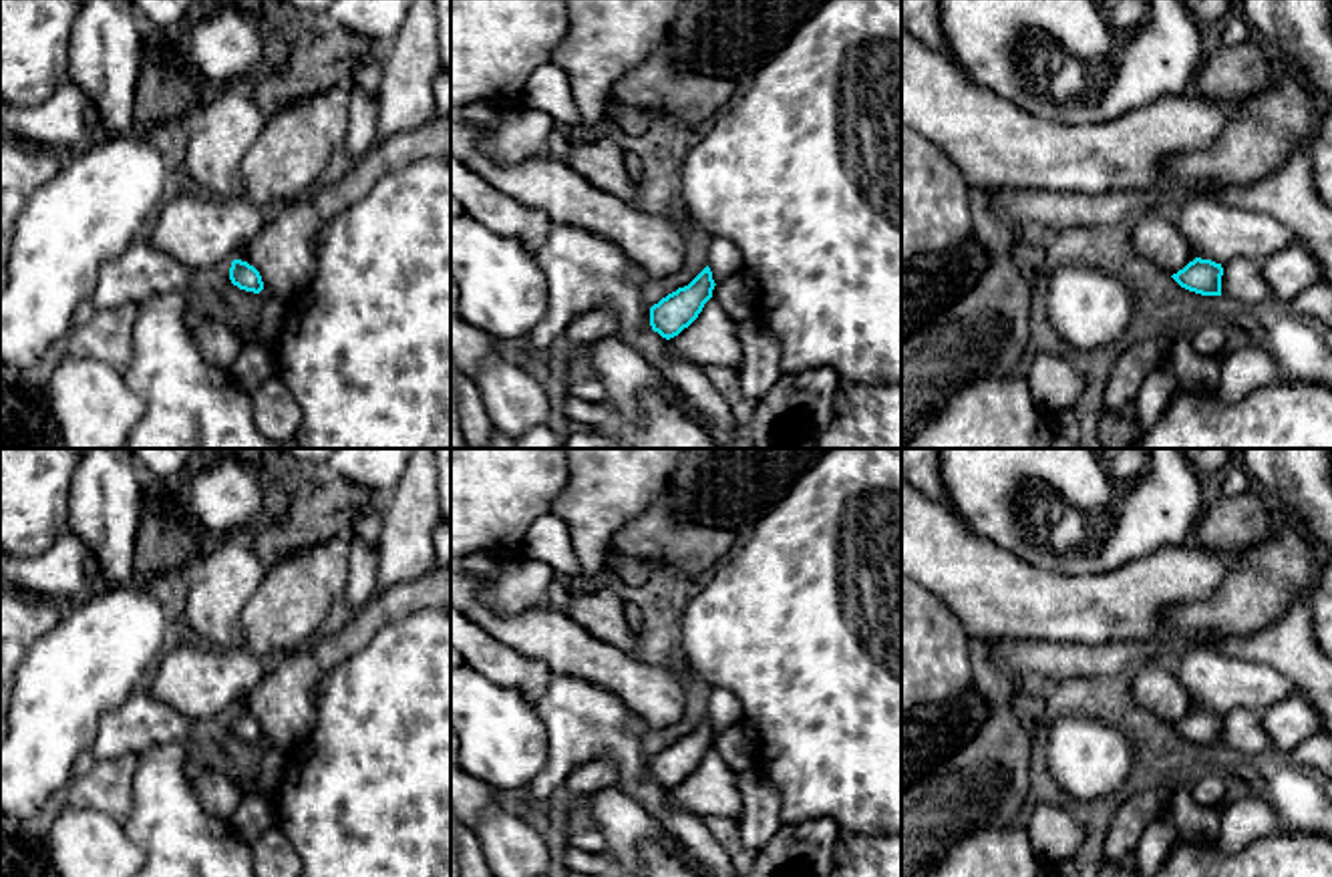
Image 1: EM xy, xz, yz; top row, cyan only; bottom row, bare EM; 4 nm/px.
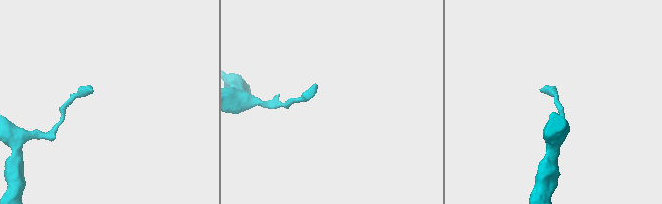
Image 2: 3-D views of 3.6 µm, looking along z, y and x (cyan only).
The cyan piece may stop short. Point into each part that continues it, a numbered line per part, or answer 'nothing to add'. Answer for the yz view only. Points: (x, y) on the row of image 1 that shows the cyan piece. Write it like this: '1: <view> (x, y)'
nothing to add

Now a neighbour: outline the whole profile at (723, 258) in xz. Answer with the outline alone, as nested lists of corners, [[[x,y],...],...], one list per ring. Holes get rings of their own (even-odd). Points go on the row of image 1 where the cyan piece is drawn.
[[[712,237],[706,251],[706,266],[712,272],[714,284],[720,284],[734,272],[740,272],[744,261],[736,243],[732,243],[730,239]]]

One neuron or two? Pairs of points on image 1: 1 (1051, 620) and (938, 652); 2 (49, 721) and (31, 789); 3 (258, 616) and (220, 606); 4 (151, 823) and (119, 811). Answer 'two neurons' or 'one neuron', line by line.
1: two neurons
2: one neuron
3: two neurons
4: two neurons

